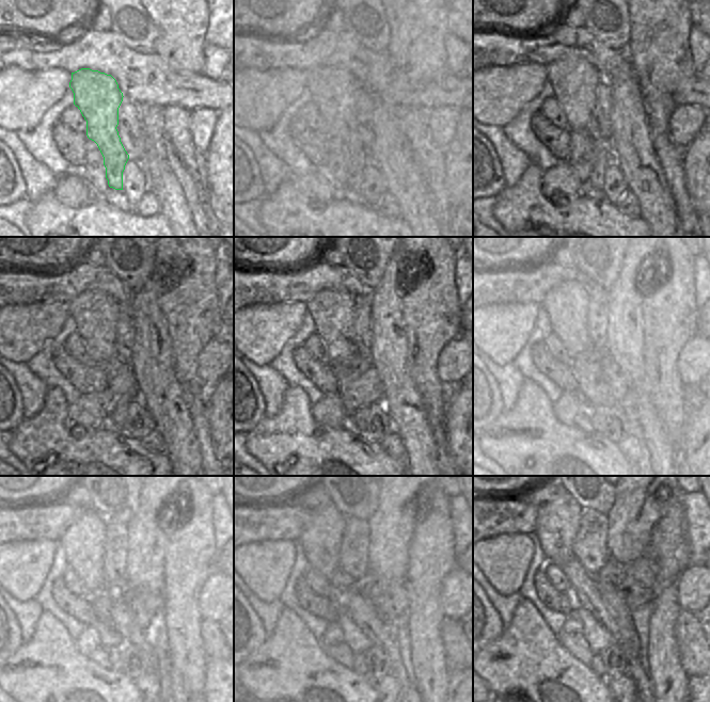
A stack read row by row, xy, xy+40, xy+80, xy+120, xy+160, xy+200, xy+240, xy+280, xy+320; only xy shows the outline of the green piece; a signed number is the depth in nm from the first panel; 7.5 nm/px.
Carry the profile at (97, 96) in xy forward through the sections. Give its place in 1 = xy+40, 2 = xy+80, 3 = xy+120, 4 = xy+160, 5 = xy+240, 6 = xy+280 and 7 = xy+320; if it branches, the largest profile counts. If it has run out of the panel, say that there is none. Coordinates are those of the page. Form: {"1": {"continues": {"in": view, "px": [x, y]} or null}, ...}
{"1": {"continues": {"in": "xy+40", "px": [333, 90]}}, "2": {"continues": {"in": "xy+80", "px": [573, 80]}}, "3": {"continues": {"in": "xy+120", "px": [95, 313]}}, "4": {"continues": {"in": "xy+160", "px": [332, 310]}}, "5": {"continues": {"in": "xy+240", "px": [83, 541]}}, "6": {"continues": {"in": "xy+280", "px": [320, 540]}}, "7": {"continues": {"in": "xy+320", "px": [557, 523]}}}

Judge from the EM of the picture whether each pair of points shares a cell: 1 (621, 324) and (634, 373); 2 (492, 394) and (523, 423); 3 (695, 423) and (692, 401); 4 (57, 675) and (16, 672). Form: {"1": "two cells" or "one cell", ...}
{"1": "one cell", "2": "two cells", "3": "two cells", "4": "one cell"}

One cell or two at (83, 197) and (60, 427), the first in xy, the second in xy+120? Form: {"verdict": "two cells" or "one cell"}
{"verdict": "two cells"}

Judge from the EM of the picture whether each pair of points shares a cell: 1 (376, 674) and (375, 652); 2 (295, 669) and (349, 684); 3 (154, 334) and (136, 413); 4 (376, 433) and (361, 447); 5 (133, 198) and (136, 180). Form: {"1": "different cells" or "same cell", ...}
{"1": "same cell", "2": "same cell", "3": "different cells", "4": "different cells", "5": "same cell"}

